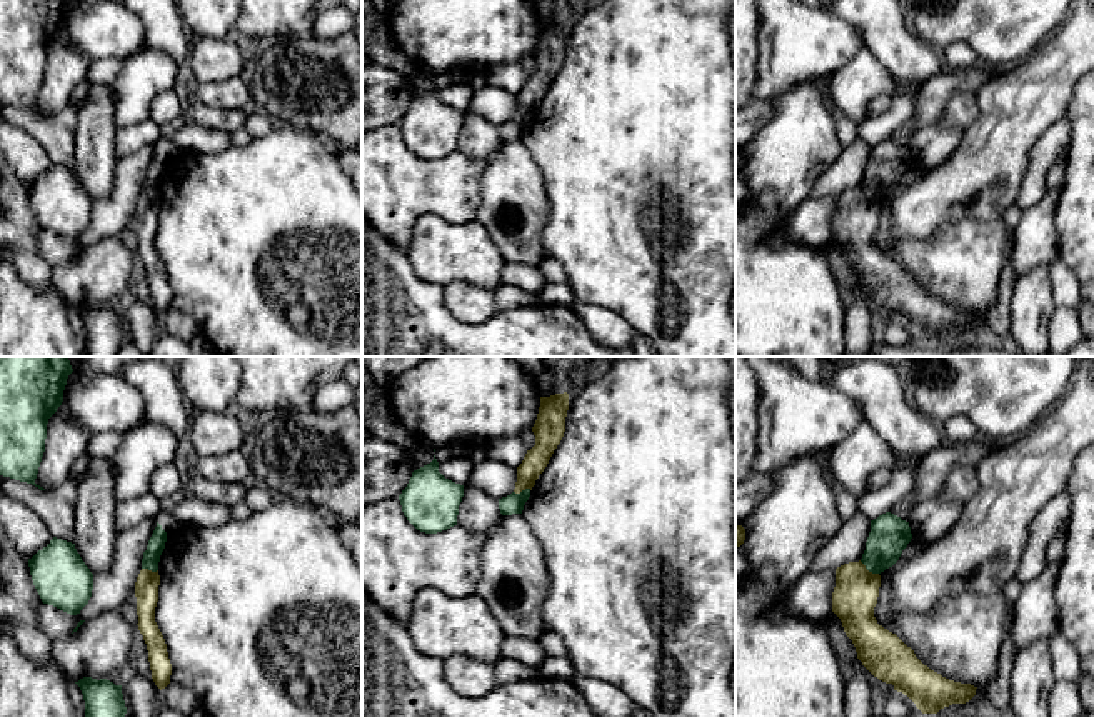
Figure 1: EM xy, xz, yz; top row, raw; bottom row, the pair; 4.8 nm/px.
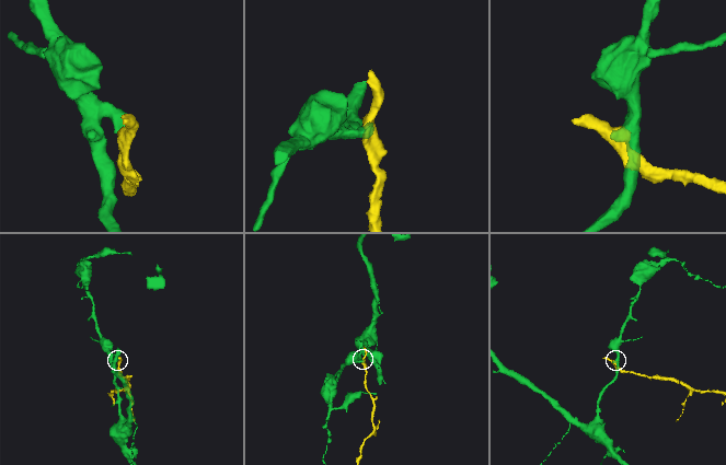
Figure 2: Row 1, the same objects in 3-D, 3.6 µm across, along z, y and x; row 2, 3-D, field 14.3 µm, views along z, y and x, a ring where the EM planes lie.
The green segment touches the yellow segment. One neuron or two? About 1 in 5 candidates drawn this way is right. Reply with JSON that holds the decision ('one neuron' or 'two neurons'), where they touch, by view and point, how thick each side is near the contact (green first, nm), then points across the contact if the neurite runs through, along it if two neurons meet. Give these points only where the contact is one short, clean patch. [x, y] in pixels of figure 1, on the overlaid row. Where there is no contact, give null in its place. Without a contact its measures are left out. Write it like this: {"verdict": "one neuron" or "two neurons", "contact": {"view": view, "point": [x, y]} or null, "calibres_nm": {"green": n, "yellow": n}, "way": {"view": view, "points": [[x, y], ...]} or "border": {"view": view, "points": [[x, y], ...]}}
{"verdict": "two neurons", "contact": {"view": "yz", "point": [869, 571]}, "calibres_nm": {"green": 190, "yellow": 220}, "border": {"view": "yz", "points": [[859, 561], [878, 574]]}}

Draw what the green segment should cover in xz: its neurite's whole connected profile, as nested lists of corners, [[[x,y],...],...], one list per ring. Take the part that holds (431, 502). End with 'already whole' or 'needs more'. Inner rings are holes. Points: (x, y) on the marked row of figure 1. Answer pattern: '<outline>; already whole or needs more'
[[[434,460],[412,472],[407,487],[399,495],[402,512],[420,532],[437,534],[457,525],[464,485],[445,479]]]; already whole

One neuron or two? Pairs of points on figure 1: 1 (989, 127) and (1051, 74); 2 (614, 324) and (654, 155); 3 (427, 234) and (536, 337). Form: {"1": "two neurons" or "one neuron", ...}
{"1": "one neuron", "2": "two neurons", "3": "two neurons"}

